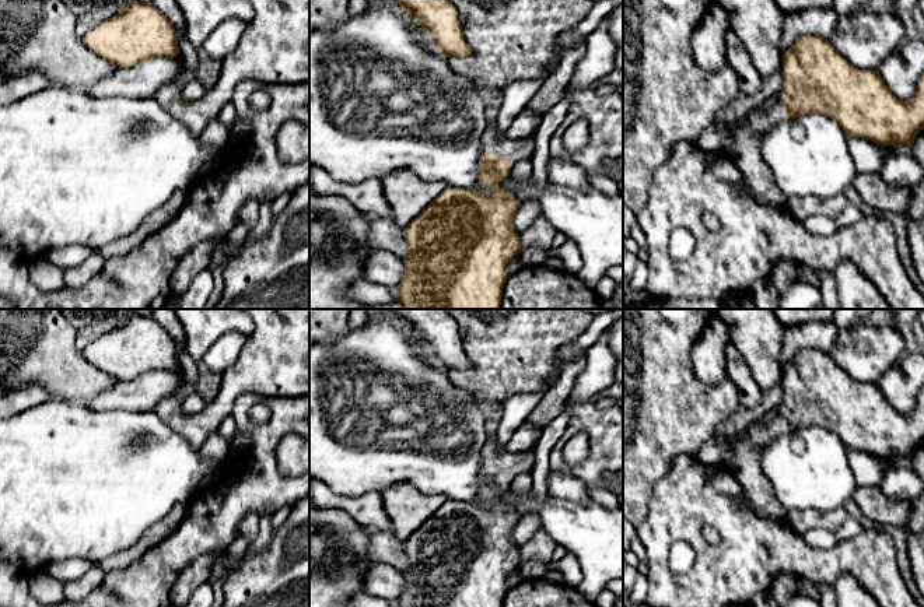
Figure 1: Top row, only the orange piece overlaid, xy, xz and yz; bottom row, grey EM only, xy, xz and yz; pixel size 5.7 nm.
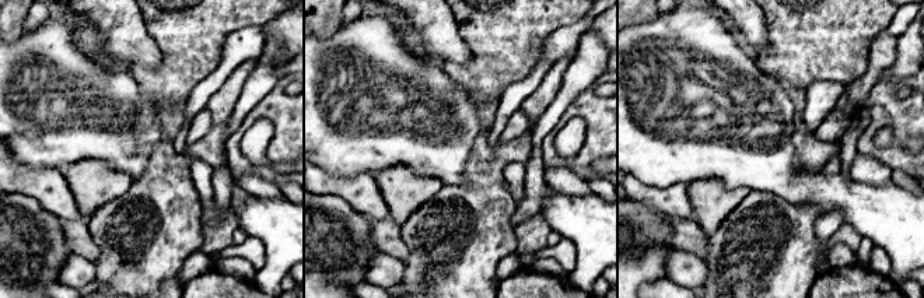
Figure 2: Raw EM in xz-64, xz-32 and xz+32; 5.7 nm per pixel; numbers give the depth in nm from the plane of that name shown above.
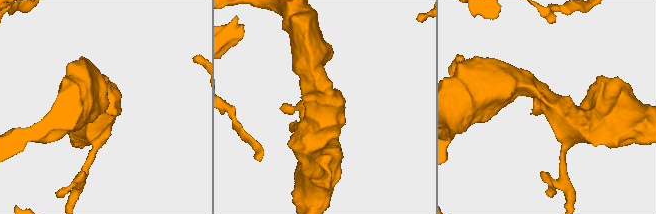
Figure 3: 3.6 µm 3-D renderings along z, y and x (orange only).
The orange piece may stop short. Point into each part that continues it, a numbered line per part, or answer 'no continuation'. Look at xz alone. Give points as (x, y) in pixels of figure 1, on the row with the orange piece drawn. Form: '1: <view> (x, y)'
1: xz (515, 150)

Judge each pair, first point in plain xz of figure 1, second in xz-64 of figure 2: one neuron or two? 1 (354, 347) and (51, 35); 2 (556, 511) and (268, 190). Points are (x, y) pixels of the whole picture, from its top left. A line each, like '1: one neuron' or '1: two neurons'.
1: one neuron
2: two neurons

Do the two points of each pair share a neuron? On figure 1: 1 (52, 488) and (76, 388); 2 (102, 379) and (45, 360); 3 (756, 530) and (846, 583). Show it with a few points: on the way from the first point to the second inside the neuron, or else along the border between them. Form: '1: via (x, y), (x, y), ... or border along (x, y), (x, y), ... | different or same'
1: border along (51, 395), (84, 403) | different
2: via (88, 379), (76, 379), (59, 367) | same
3: border along (833, 586), (843, 575), (851, 575), (868, 592) | different

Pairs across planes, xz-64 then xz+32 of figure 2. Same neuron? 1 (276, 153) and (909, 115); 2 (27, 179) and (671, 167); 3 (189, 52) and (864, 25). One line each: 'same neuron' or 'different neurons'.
1: same neuron
2: different neurons
3: same neuron

